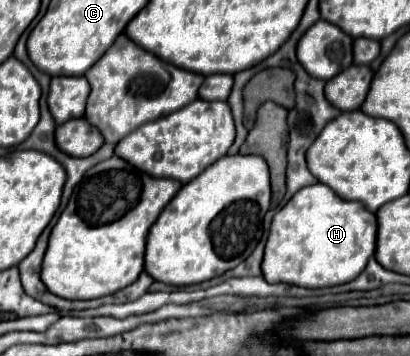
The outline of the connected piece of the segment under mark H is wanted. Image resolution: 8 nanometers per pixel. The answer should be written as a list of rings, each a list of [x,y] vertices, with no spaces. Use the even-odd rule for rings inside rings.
[[[315,183],[297,191],[271,221],[263,255],[263,277],[269,283],[331,287],[353,281],[375,253],[377,219],[357,201],[343,201],[327,185]]]

